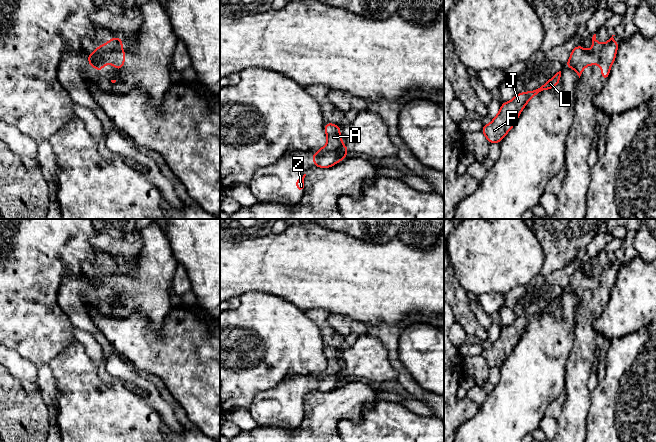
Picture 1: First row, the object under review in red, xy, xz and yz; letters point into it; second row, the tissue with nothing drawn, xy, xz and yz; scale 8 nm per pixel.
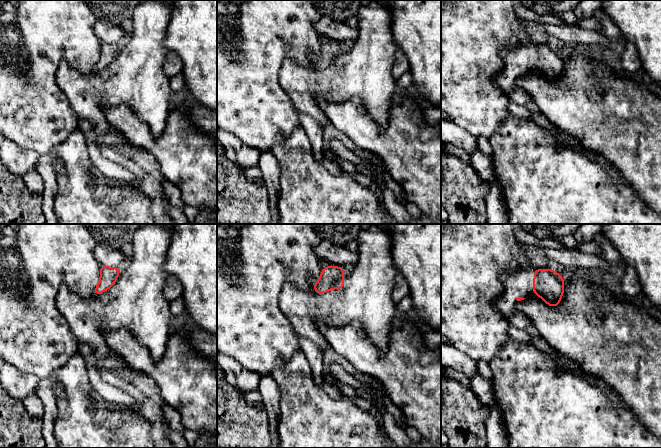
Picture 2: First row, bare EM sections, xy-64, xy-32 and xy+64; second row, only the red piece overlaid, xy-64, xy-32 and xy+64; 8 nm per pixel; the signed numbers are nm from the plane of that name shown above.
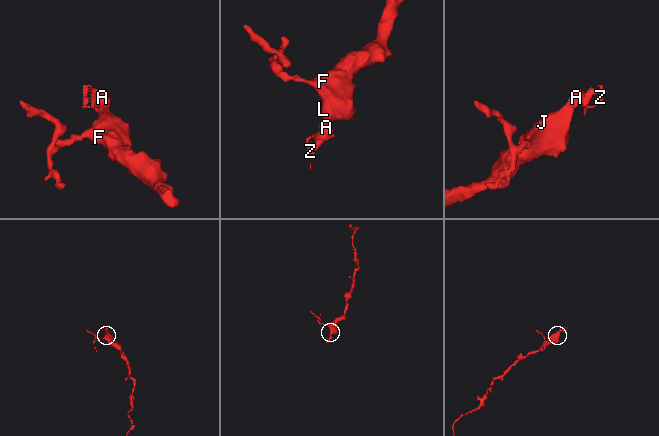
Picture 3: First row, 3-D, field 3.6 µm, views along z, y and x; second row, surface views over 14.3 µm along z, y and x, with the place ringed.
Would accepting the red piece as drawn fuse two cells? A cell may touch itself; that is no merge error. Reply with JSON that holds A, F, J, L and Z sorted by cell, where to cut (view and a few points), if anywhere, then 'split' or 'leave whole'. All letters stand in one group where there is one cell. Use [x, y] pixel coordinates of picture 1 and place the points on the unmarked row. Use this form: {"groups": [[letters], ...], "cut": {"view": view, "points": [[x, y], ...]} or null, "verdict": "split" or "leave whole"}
{"groups": [["A", "F", "J", "L"], ["Z"]], "cut": {"view": "xy", "points": [[120, 270], [115, 273], [104, 274], [98, 284], [91, 279]]}, "verdict": "split"}

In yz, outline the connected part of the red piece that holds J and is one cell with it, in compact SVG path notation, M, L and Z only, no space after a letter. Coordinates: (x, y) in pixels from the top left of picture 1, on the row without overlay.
M561 295L557 296L549 305L537 313L529 316L517 317L509 326L503 326L499 337L490 348L482 351L482 357L489 367L500 367L505 359L512 353L523 332L529 324L543 314L549 314L559 308Z

